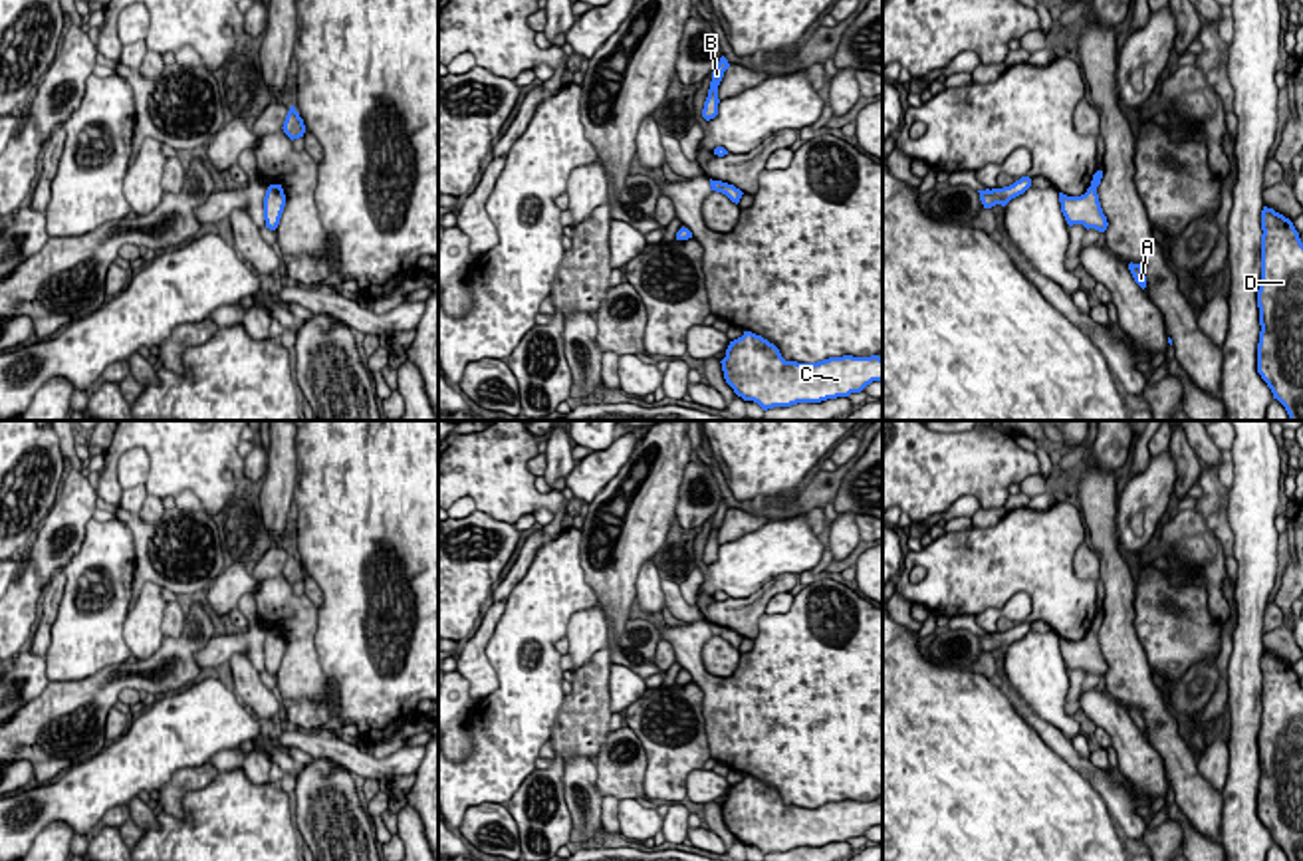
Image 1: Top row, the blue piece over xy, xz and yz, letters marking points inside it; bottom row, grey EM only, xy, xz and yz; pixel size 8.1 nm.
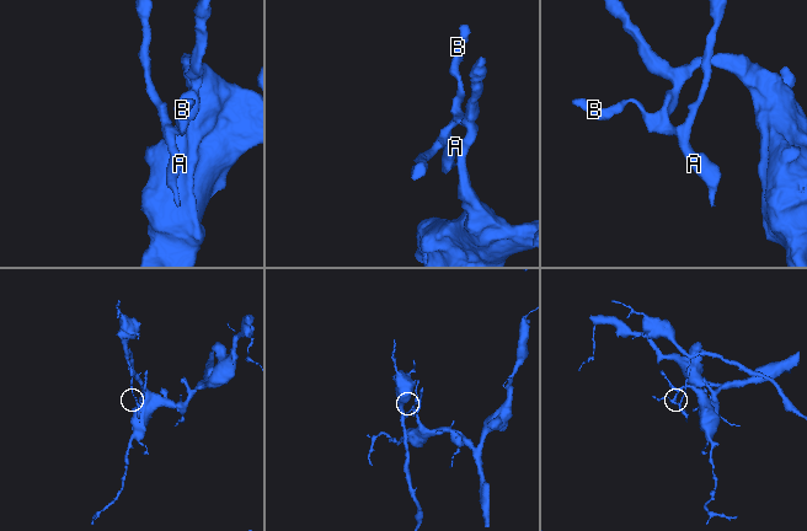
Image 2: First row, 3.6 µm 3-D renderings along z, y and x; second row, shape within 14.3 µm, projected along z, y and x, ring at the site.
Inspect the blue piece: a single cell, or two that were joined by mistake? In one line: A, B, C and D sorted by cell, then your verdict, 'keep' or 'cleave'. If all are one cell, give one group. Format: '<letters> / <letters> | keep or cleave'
A B / C D | cleave

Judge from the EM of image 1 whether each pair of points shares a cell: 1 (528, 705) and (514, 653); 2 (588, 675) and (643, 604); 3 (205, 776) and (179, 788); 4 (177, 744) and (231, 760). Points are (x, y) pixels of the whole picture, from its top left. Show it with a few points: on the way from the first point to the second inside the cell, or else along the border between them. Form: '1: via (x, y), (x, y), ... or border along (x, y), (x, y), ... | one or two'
1: via (528, 693), (528, 675), (518, 665) | one
2: border along (643, 564), (637, 576), (635, 610) | two
3: via (199, 776), (185, 782) | one
4: border along (236, 744), (219, 750), (209, 760) | two

